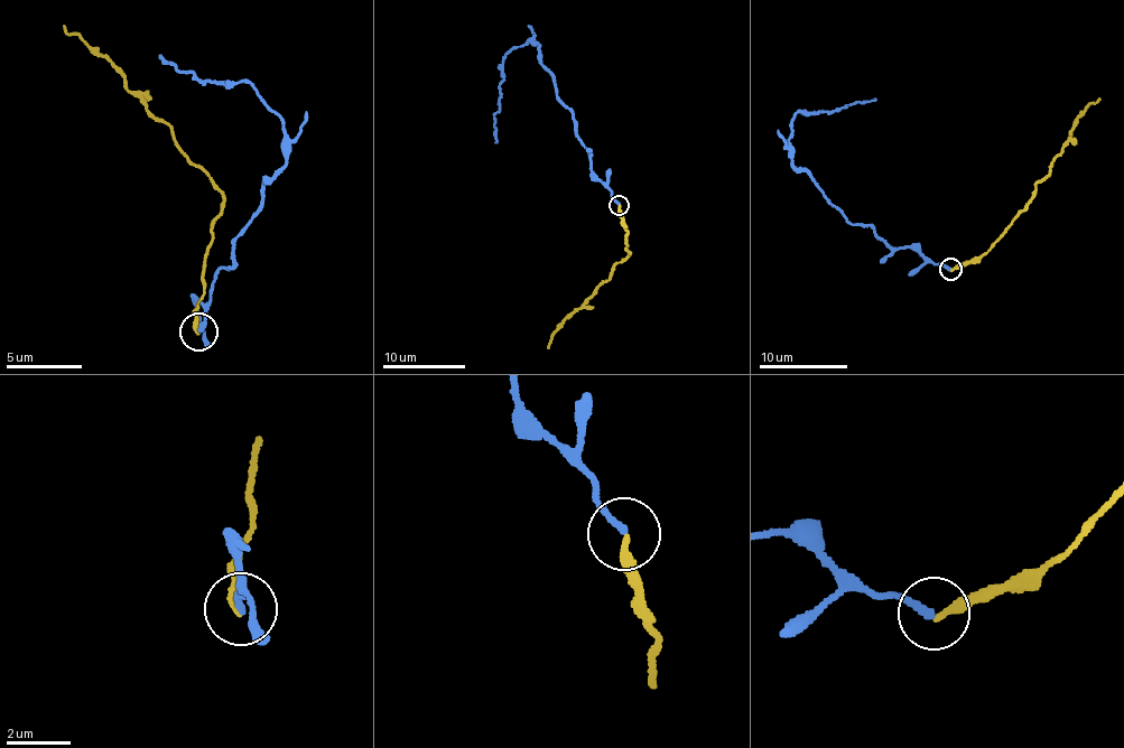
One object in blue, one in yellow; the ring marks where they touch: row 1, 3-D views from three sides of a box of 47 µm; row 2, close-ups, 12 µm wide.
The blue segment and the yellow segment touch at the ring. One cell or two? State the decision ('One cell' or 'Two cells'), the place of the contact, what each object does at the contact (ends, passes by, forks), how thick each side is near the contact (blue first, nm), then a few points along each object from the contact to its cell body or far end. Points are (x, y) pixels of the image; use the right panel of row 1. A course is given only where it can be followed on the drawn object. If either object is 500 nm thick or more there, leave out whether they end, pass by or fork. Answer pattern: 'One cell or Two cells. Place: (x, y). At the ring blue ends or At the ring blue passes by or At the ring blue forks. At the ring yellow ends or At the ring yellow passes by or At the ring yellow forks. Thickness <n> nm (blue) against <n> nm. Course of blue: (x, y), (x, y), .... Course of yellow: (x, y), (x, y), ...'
Two cells. Place: (950, 269). At the ring blue ends. At the ring yellow ends. Thickness 200 nm (blue) against 280 nm. Course of blue: (951, 269), (910, 248), (891, 248), (869, 225), (852, 223), (790, 158), (796, 113), (839, 112), (876, 99). Course of yellow: (951, 269), (991, 248), (1030, 198), (1037, 181), (1042, 181), (1055, 158), (1060, 156), (1077, 118), (1099, 97)

